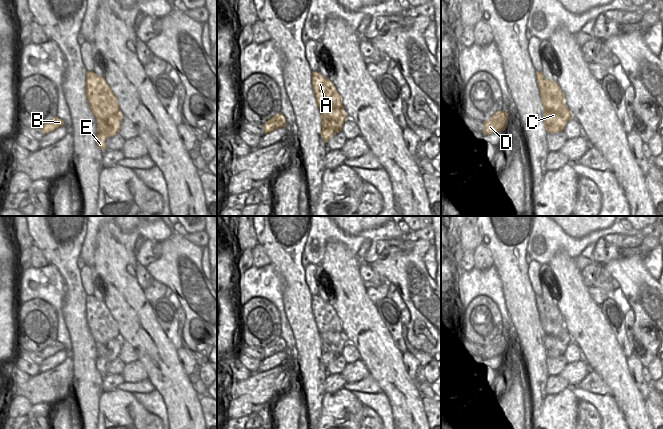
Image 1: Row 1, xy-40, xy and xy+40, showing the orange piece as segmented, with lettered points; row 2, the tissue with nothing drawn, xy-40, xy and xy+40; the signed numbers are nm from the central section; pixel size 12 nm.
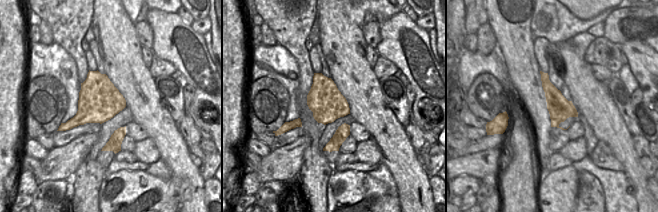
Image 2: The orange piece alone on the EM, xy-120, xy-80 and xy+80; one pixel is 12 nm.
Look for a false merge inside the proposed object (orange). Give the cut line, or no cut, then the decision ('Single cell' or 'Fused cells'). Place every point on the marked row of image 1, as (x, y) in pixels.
Split along xy+40 (540, 91), (556, 96), (564, 103). Fused cells.

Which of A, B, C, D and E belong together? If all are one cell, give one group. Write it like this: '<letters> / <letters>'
A B D / C E

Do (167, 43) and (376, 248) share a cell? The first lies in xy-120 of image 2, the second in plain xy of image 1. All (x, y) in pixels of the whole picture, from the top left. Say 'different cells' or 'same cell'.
different cells

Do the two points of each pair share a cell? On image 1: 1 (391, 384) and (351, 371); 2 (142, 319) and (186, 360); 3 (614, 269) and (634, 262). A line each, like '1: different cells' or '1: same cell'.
1: different cells
2: different cells
3: same cell

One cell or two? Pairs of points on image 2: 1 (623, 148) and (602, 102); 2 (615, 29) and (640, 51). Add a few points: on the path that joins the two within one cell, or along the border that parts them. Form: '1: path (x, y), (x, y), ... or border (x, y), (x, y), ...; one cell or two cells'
1: path (618, 137), (607, 124), (602, 113); one cell
2: border (643, 40), (628, 40), (619, 45); two cells

